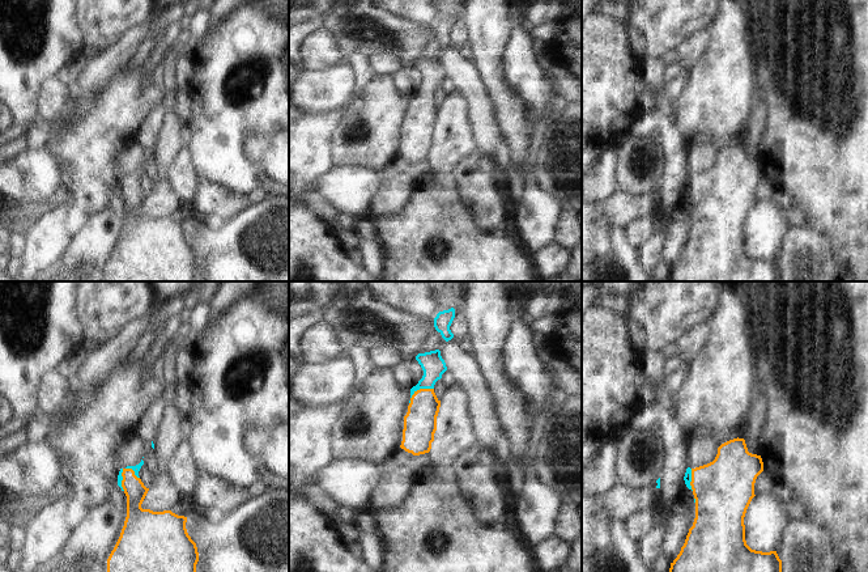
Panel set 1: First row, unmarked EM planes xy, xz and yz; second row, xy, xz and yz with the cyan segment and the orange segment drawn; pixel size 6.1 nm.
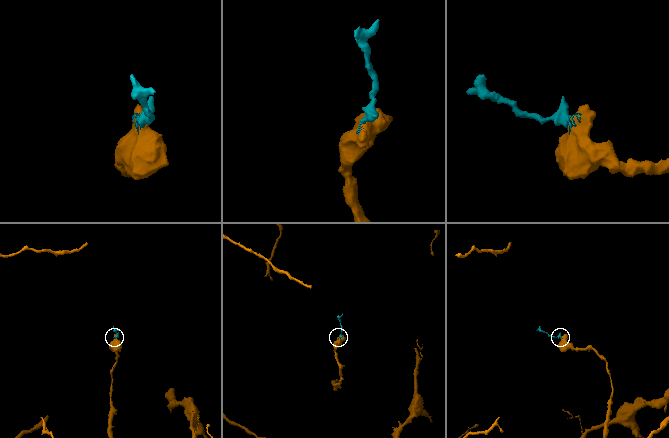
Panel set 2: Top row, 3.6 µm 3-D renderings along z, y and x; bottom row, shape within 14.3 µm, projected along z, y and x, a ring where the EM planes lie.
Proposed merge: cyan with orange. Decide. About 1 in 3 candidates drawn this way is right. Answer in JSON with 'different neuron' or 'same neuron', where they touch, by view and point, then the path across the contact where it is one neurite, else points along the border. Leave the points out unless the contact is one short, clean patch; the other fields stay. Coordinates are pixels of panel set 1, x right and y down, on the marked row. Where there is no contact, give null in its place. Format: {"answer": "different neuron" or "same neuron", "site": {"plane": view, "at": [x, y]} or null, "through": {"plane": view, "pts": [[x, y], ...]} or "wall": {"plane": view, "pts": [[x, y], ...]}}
{"answer": "same neuron", "site": {"plane": "xz", "at": [421, 388]}, "through": {"plane": "xz", "pts": [[432, 363], [432, 375], [421, 388], [420, 423]]}}

